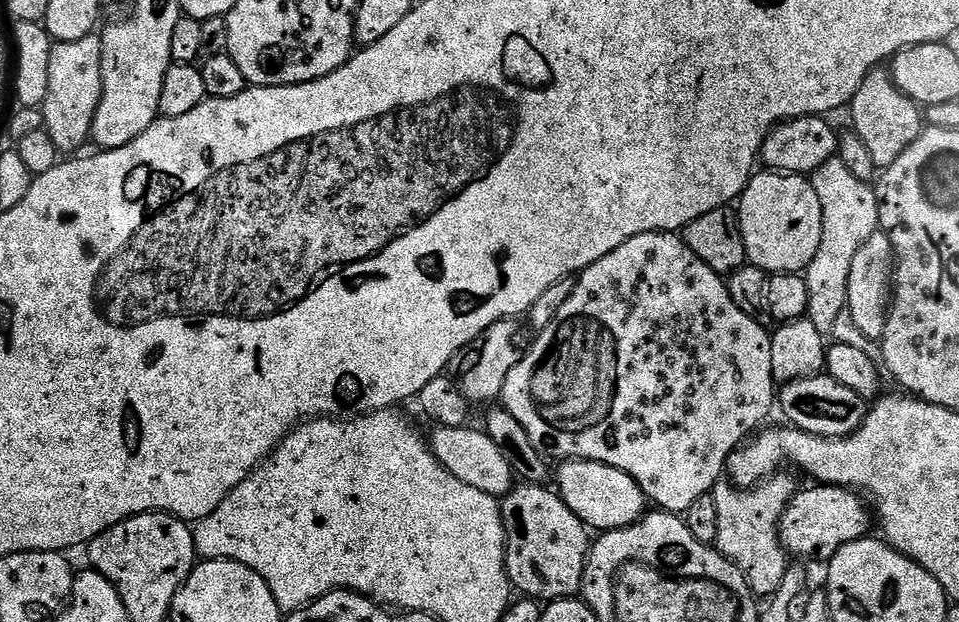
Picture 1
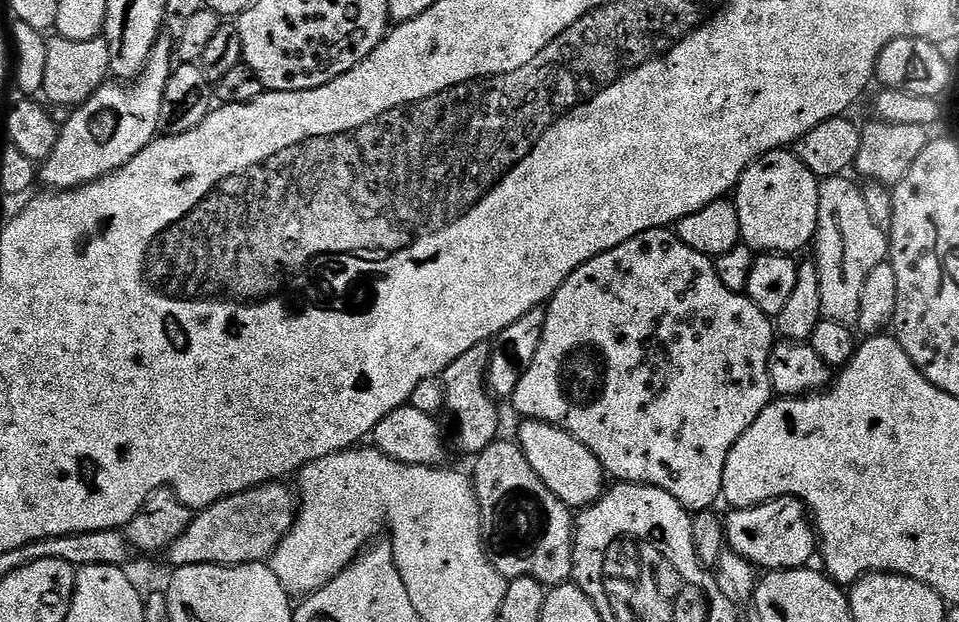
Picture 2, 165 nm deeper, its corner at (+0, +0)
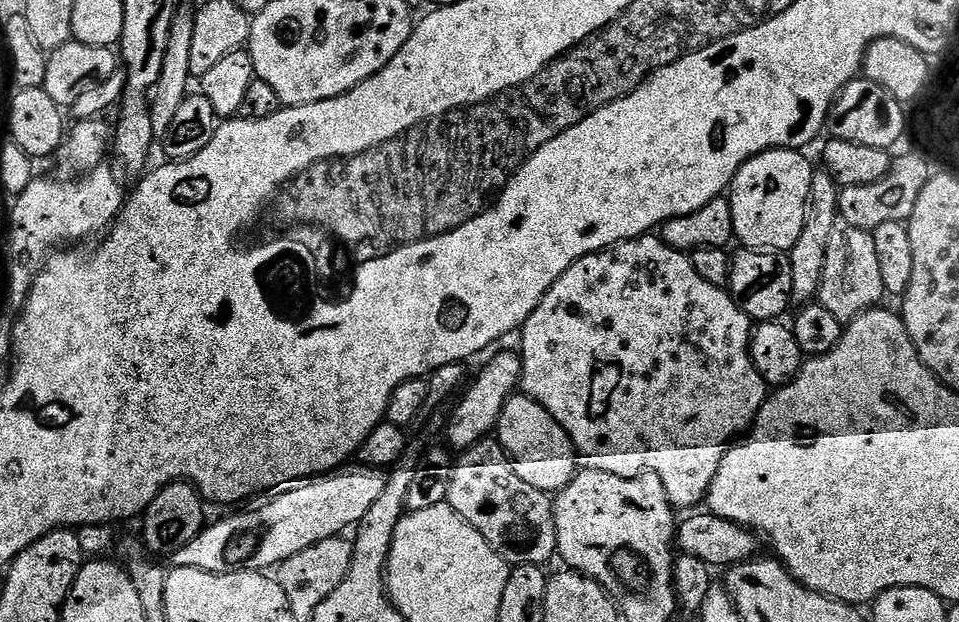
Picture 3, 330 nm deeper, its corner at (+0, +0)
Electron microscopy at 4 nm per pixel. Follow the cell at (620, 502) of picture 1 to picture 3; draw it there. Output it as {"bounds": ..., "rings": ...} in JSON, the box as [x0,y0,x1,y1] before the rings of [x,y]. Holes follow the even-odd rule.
{"bounds":[495,394,578,494],"rings":[[[513,394],[502,406],[502,414],[496,423],[495,435],[498,437],[498,443],[509,457],[526,473],[529,480],[533,484],[537,484],[540,489],[549,494],[555,494],[564,488],[565,485],[572,481],[578,471],[578,453],[572,440],[566,434],[566,430],[562,430],[562,426],[558,426],[558,422],[553,416],[542,407],[533,396],[525,396],[523,394]]]}

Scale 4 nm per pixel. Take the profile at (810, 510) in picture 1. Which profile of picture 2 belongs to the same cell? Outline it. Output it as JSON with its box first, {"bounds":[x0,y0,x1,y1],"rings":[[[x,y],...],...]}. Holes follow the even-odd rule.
{"bounds":[724,496,818,572],"rings":[[[779,496],[777,500],[768,500],[753,508],[737,508],[729,513],[724,520],[727,547],[757,569],[785,572],[807,568],[813,563],[812,555],[815,557],[818,552],[818,537],[812,517],[801,500]]]}

